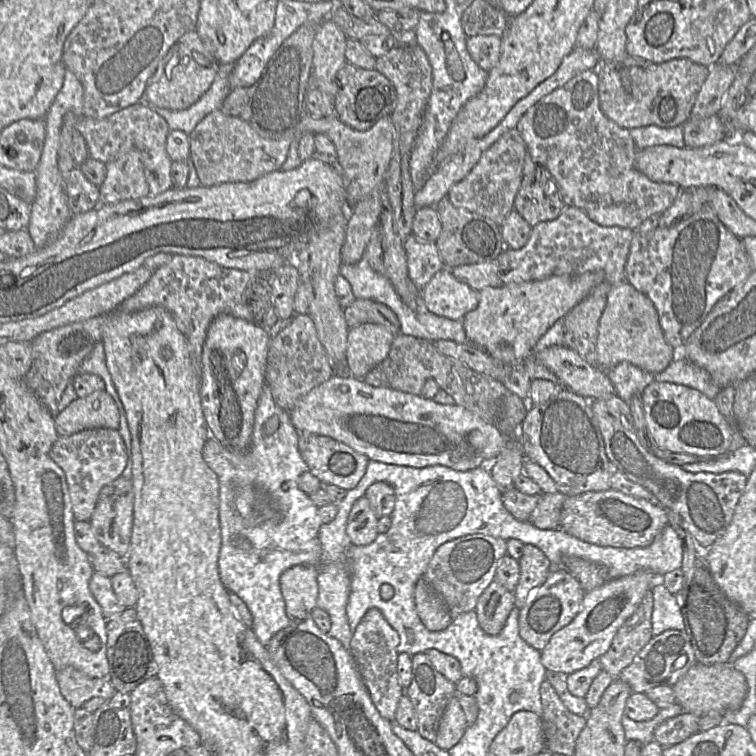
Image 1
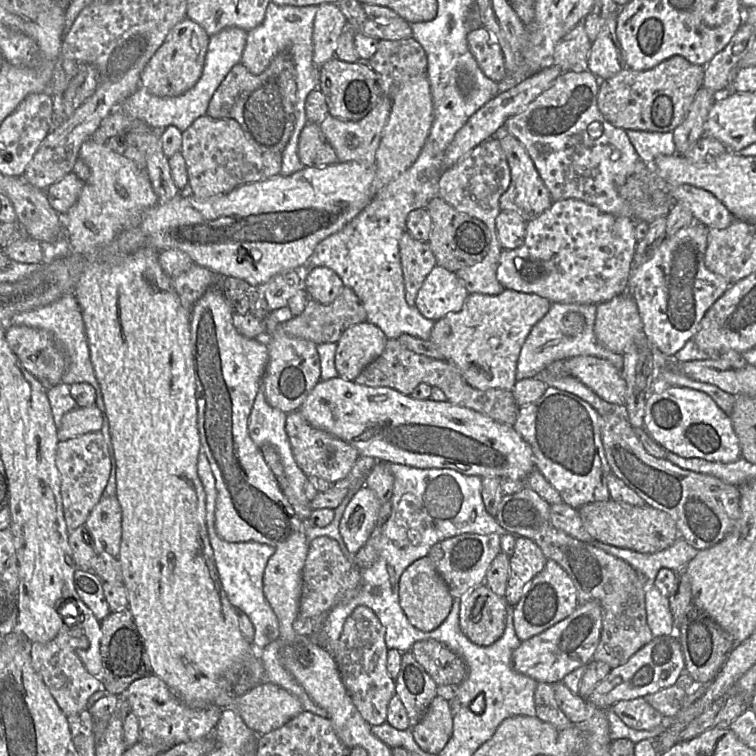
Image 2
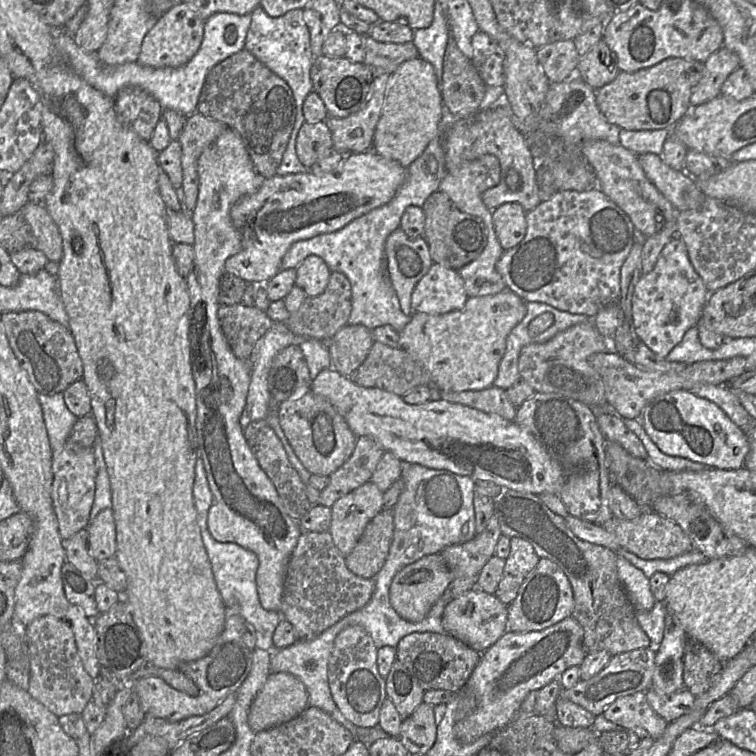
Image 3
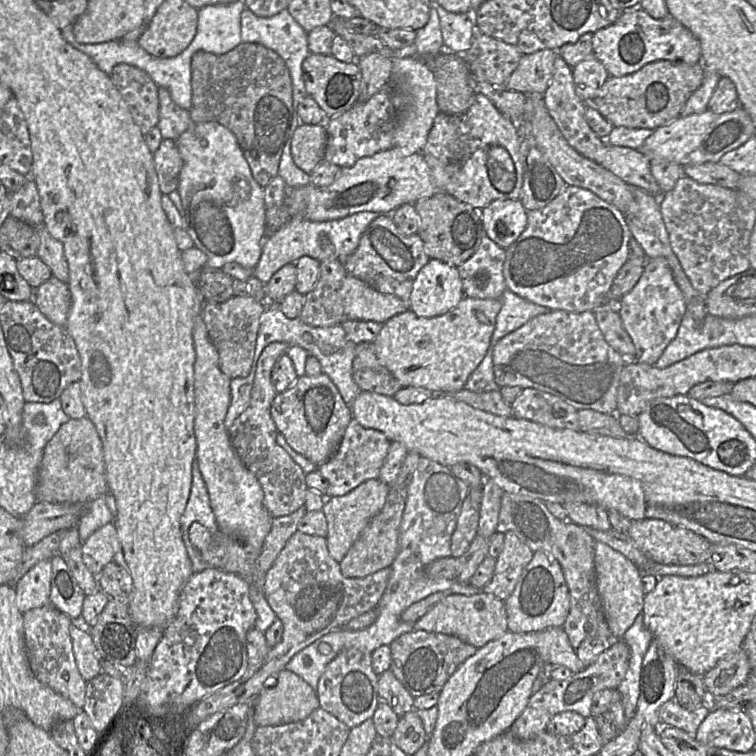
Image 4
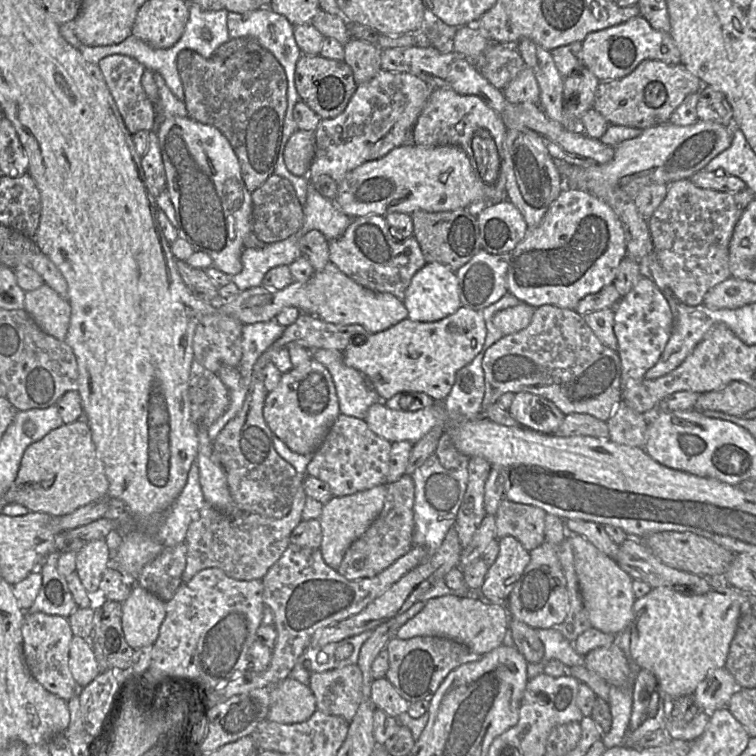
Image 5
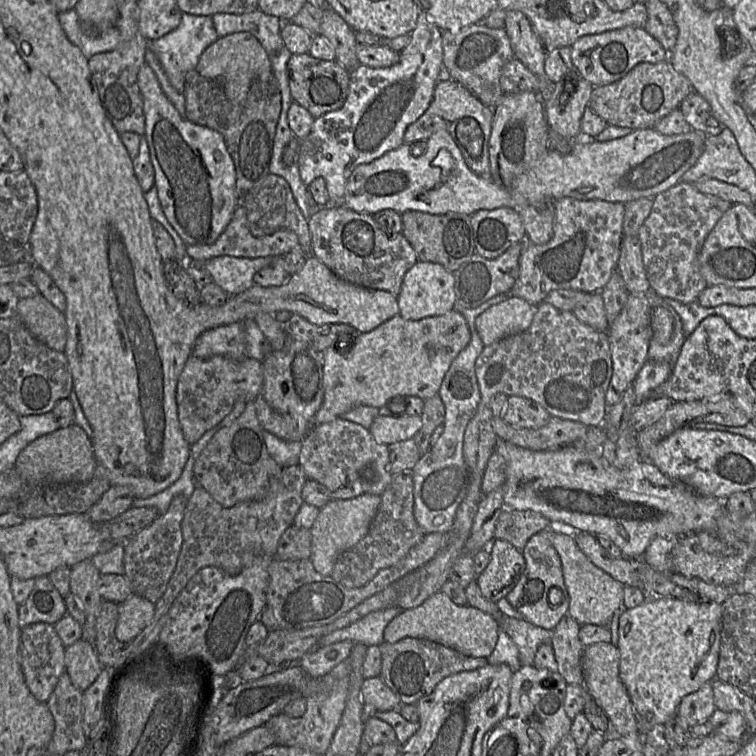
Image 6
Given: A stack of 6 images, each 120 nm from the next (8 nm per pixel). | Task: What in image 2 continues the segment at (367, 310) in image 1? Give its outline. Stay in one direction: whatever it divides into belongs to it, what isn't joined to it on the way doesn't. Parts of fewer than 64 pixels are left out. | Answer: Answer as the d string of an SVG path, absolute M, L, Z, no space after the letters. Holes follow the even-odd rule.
M344 286L339 295L329 304L322 304L309 298L304 311L280 323L277 330L296 338L312 341L317 345L325 342L336 343L347 328L366 321L366 317L367 313L361 300L351 288Z

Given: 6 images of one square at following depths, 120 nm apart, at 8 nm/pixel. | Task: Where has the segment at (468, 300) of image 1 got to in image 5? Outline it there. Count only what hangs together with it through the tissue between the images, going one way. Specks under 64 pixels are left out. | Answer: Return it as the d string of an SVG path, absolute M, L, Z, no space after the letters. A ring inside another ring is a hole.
M439 262L426 263L412 277L406 289L404 306L412 321L434 322L455 313L461 306L459 280L456 271Z

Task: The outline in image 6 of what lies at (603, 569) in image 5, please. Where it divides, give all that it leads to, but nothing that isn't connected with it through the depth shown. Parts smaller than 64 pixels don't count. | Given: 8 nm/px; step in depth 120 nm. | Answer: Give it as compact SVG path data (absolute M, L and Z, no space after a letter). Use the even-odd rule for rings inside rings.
M543 530L556 549L562 564L564 583L569 594L568 614L580 625L607 626L613 615L623 609L624 585L595 566L578 547L573 534Z

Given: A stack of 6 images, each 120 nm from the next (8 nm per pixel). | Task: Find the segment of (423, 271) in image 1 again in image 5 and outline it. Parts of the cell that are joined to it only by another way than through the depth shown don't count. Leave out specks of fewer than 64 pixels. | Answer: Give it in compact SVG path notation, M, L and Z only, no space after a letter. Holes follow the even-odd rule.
M376 214L352 218L344 234L329 241L329 257L330 262L359 285L376 292L391 293L403 304L412 277L426 264L416 238L395 239L384 216Z

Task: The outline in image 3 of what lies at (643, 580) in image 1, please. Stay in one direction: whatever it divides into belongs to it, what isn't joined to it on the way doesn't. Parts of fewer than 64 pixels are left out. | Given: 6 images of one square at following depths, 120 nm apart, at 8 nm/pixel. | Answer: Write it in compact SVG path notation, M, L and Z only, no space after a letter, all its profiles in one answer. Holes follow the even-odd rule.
M572 616L540 631L506 631L481 654L462 688L465 695L473 696L474 706L455 722L453 732L456 739L469 744L510 724L518 716L520 706L530 692L557 680L568 668L581 665L587 653L582 646L583 635L582 626Z

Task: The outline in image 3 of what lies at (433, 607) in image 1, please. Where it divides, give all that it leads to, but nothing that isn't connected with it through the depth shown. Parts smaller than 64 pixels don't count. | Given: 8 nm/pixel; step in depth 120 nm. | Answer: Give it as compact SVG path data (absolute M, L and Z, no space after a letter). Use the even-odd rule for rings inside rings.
M439 553L426 555L395 575L390 587L390 603L403 619L413 623L420 622L452 581L453 575L443 557Z

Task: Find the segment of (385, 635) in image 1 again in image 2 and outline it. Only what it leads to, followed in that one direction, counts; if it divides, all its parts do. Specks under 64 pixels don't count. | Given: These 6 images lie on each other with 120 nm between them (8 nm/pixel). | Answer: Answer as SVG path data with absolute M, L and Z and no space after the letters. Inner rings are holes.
M358 606L347 617L333 650L341 680L354 705L371 726L386 722L388 704L395 695L395 680L387 672L385 630L375 613L366 606Z

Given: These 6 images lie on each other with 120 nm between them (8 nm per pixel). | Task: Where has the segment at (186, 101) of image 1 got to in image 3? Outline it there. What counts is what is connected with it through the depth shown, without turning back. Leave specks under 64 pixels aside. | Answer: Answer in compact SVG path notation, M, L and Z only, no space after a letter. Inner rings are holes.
M178 1L172 8L157 19L156 24L146 34L141 45L138 62L151 67L176 68L187 64L199 50L205 19L192 7Z

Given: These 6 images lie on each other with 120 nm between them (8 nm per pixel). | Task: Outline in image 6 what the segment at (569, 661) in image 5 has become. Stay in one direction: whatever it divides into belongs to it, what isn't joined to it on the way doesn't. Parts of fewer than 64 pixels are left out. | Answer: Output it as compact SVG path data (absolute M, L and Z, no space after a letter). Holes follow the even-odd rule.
M503 616L498 625L516 644L522 666L533 665L539 646L545 643L551 644L553 630L543 629L525 619Z

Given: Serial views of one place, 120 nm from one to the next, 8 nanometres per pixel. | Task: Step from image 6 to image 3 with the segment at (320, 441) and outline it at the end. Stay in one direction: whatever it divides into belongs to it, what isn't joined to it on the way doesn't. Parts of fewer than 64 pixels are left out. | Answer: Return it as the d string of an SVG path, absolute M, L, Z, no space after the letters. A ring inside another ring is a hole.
M357 437L352 455L328 476L329 484L321 491L318 504L331 507L338 499L369 482L384 452L371 437Z

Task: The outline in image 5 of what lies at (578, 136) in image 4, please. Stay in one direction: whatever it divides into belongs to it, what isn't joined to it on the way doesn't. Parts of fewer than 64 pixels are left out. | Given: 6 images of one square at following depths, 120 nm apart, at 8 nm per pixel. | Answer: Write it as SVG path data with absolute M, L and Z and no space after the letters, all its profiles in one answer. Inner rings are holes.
M527 38L520 39L515 44L515 48L518 50L519 54L524 60L525 66L529 67L535 75L540 90L539 106L545 112L547 117L570 131L582 132L580 120L576 120L569 116L564 109L564 77L561 76L557 70L551 52Z

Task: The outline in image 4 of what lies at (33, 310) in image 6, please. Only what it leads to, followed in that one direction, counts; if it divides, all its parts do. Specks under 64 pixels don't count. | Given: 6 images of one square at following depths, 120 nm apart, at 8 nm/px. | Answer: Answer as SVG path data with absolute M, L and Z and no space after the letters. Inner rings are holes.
M51 276L34 289L32 301L49 321L65 326L71 306L71 294L66 283Z

